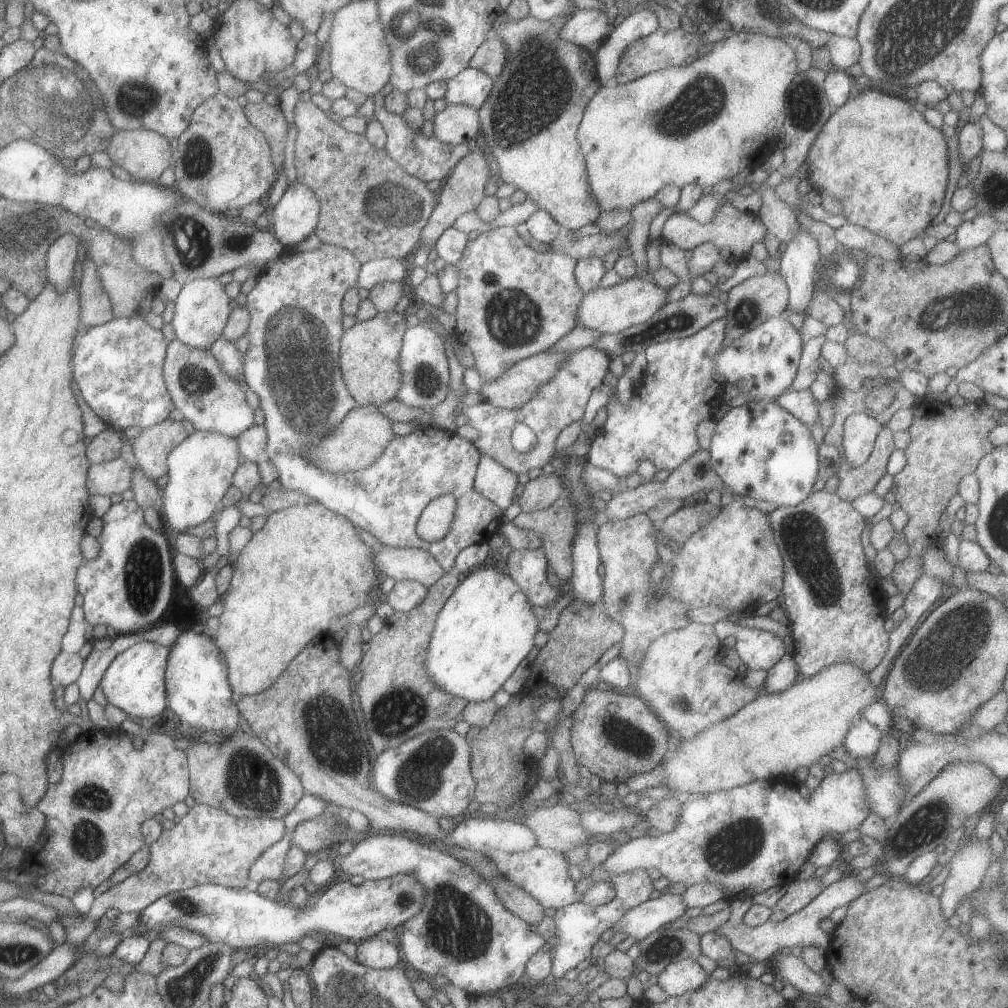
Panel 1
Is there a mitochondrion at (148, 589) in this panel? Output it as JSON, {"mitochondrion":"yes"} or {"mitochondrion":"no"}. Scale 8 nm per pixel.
{"mitochondrion":"yes"}

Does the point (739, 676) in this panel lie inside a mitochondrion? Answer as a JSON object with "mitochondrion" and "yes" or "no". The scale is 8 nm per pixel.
{"mitochondrion":"no"}

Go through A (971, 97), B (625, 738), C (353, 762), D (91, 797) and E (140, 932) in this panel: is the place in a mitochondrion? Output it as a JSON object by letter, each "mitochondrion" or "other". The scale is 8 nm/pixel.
{"A":"other","B":"mitochondrion","C":"mitochondrion","D":"mitochondrion","E":"other"}

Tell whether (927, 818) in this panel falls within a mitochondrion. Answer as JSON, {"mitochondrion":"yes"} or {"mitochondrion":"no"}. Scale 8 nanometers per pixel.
{"mitochondrion":"yes"}

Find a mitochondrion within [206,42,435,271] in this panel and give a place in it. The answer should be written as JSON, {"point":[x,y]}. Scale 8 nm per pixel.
{"point":[386,199]}

